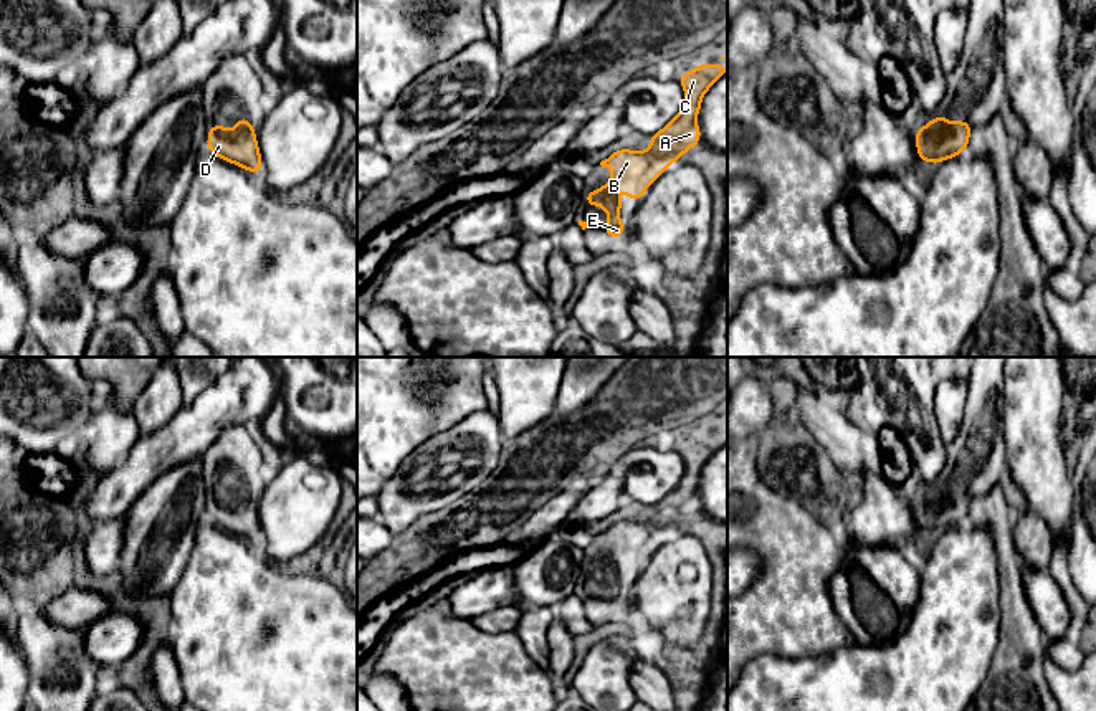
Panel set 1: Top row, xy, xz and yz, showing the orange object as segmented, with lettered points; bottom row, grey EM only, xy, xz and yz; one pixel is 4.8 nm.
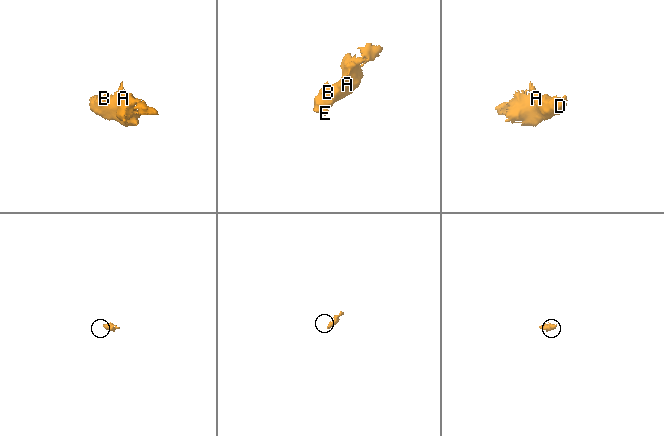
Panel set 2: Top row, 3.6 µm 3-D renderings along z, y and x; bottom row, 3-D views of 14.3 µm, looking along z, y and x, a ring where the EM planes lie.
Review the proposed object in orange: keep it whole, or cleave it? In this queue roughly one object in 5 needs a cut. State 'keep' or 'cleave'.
keep

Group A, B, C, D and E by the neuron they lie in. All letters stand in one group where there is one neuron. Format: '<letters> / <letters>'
A B C D E

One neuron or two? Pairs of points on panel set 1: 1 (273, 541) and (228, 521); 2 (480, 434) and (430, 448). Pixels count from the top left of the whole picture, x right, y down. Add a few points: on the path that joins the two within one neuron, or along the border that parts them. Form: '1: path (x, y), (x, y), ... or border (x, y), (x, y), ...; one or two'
1: border (255, 505), (262, 531), (262, 539), (257, 546); two
2: path (468, 440), (442, 445); one

